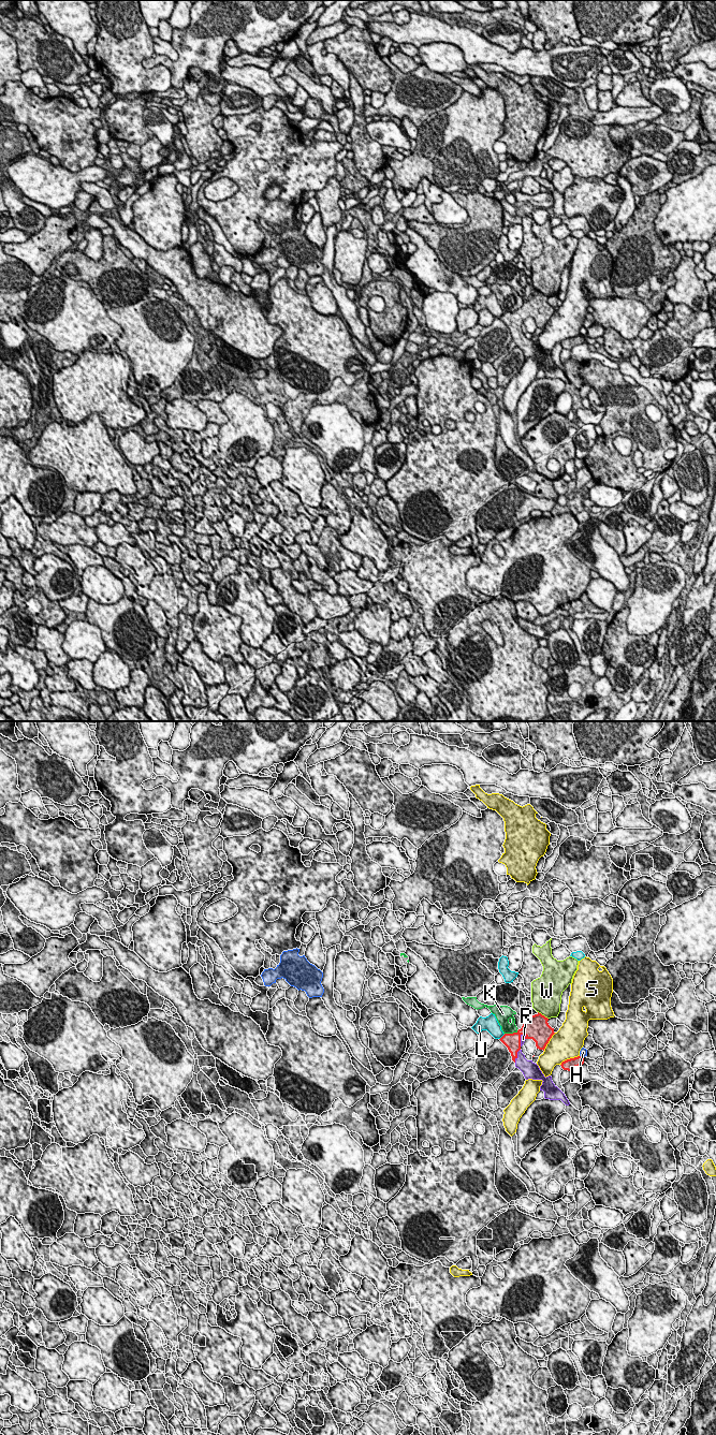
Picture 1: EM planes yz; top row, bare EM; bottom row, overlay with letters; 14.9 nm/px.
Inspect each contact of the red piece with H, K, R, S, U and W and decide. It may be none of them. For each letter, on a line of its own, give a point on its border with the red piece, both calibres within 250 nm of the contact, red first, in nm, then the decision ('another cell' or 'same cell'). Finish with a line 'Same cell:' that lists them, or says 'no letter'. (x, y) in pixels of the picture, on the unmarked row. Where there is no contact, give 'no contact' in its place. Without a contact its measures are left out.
H: contact yz (581, 335); calibres 160 and 120 nm; another cell
K: contact yz (511, 312); calibres 240 and 160 nm; another cell
R: contact yz (516, 334); calibres 240 and 220 nm; same cell
S: contact yz (570, 337); calibres 160 and 460 nm; another cell
U: contact yz (501, 316); calibres 240 and 240 nm; another cell
W: contact yz (543, 294); calibres 360 and 440 nm; another cell
Same cell: R

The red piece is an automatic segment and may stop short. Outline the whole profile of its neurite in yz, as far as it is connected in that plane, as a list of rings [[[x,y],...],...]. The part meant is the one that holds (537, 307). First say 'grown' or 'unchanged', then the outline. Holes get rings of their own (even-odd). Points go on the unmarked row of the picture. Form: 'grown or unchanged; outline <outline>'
grown; outline [[[539,291],[535,294],[531,293],[521,308],[513,312],[505,312],[499,319],[508,326],[515,346],[523,351],[526,358],[543,360],[540,369],[544,370],[545,378],[561,379],[566,384],[569,384],[569,379],[553,362],[552,355],[545,356],[539,345],[532,339],[527,339],[521,328],[526,318],[532,318],[537,327],[544,330],[550,318],[555,312],[554,307],[549,304],[547,299],[549,297]]]

